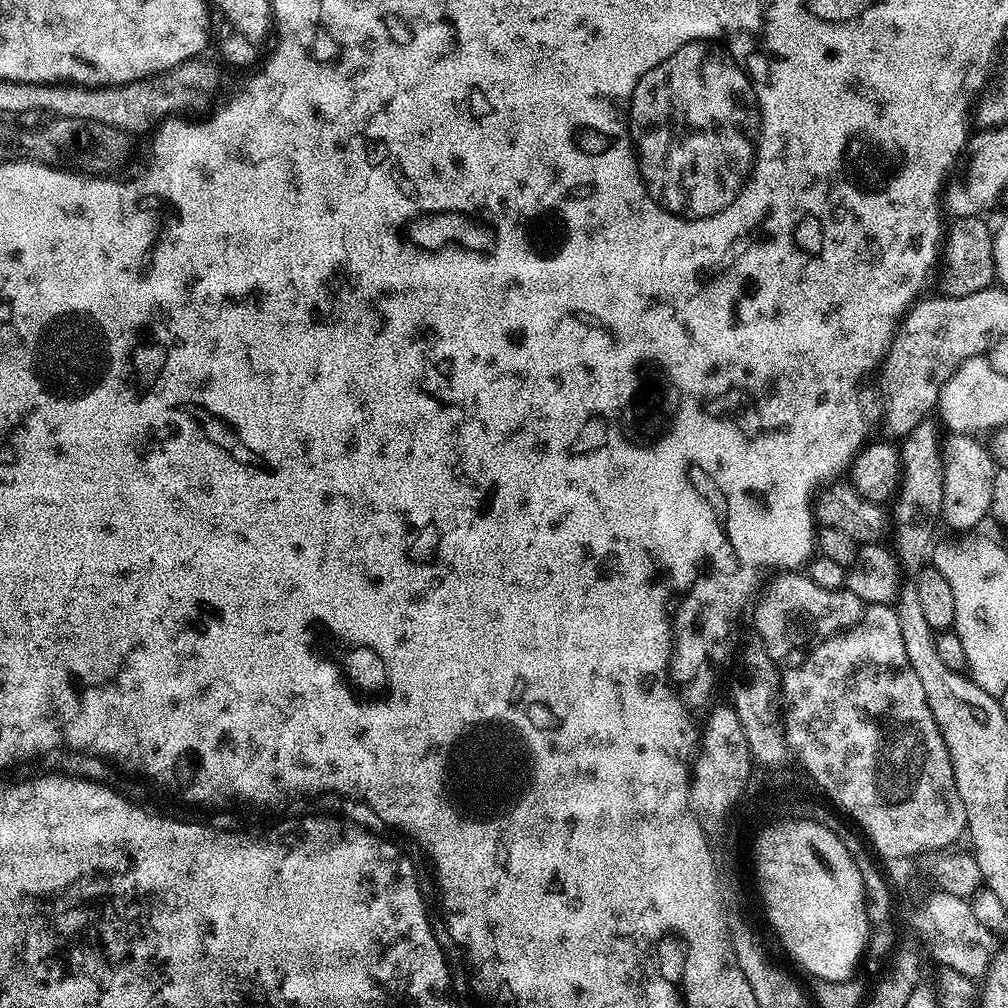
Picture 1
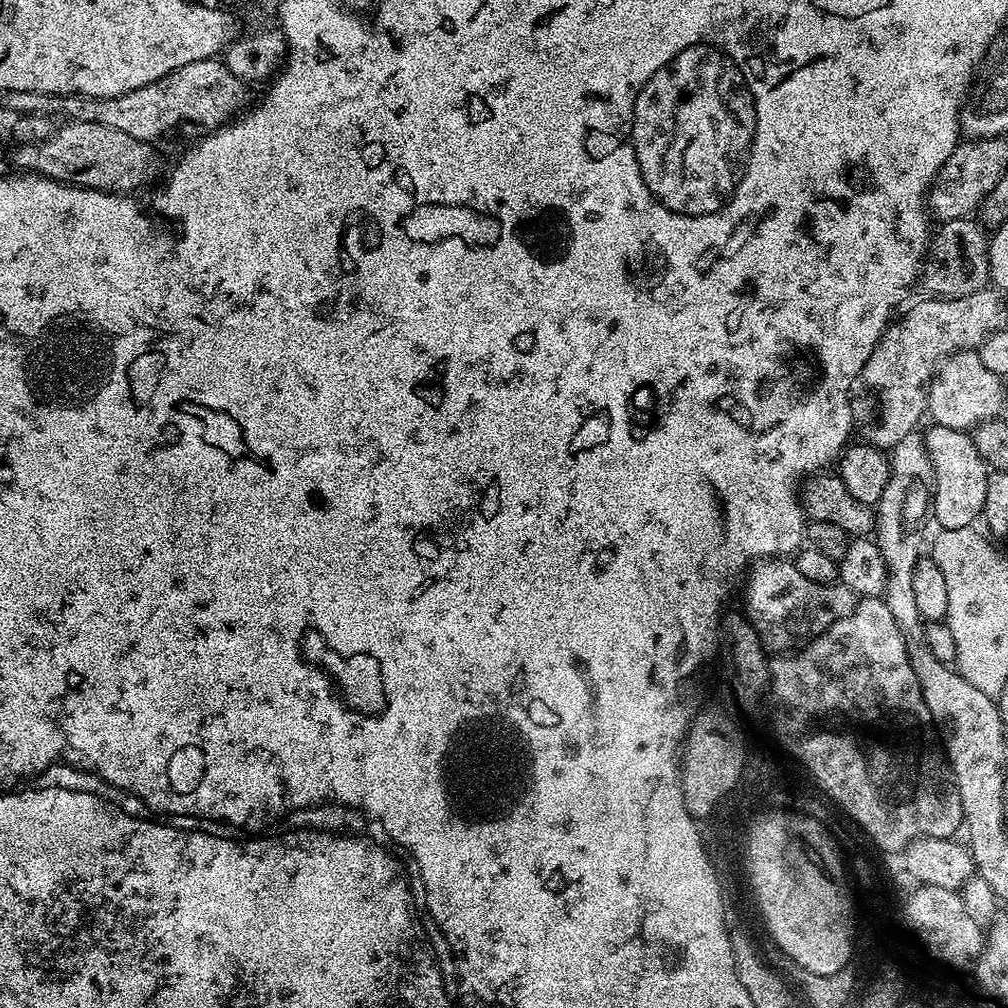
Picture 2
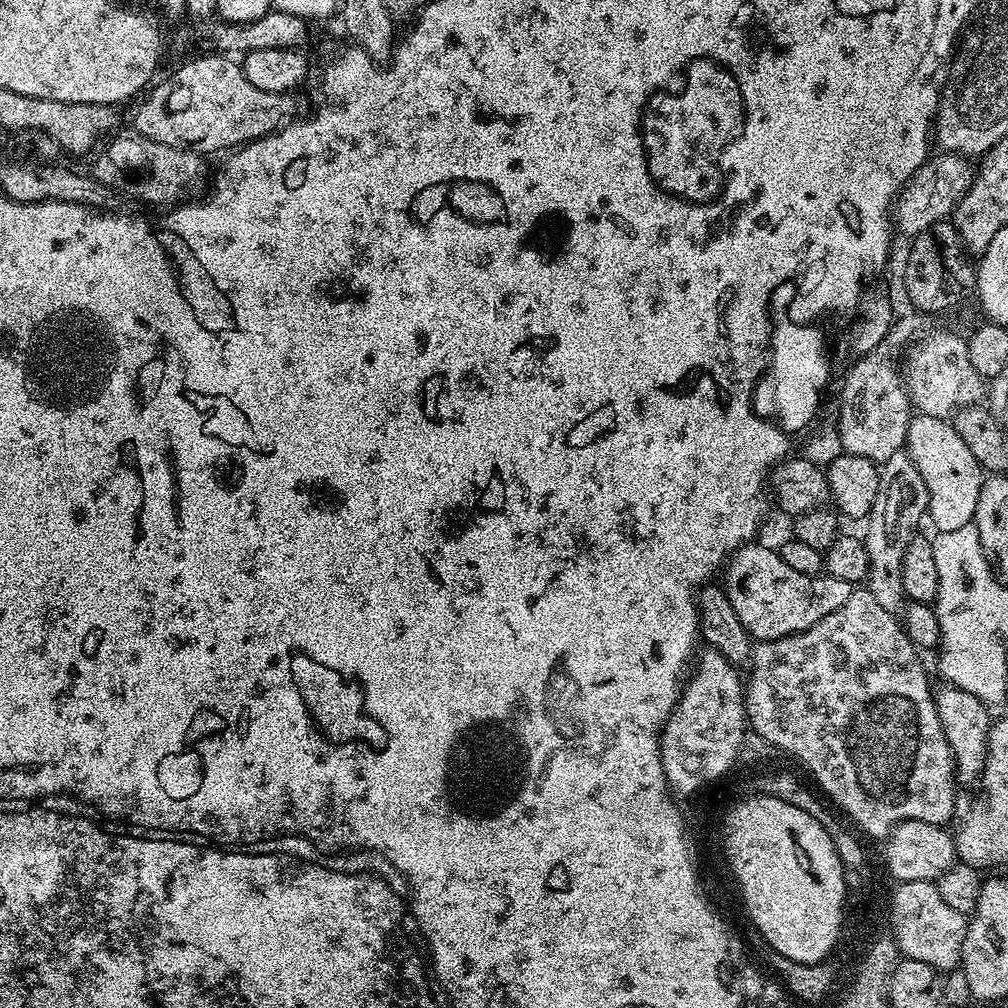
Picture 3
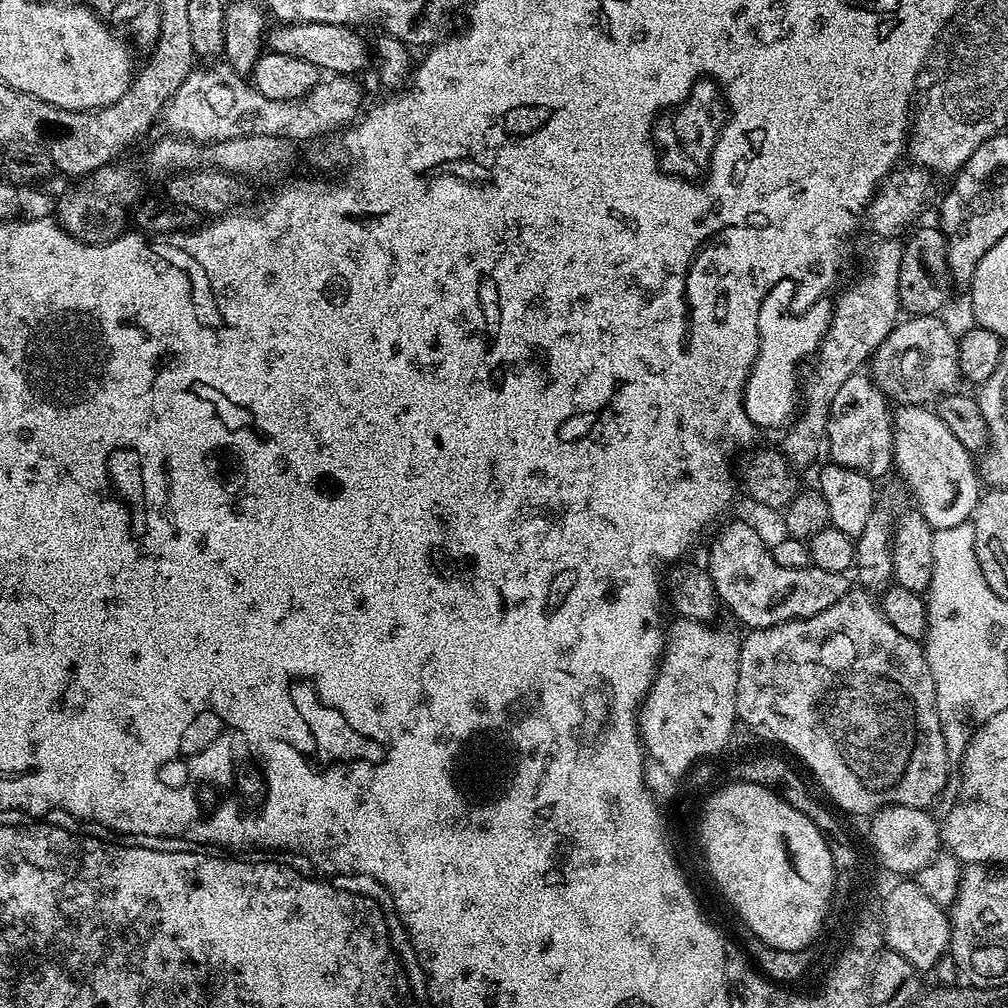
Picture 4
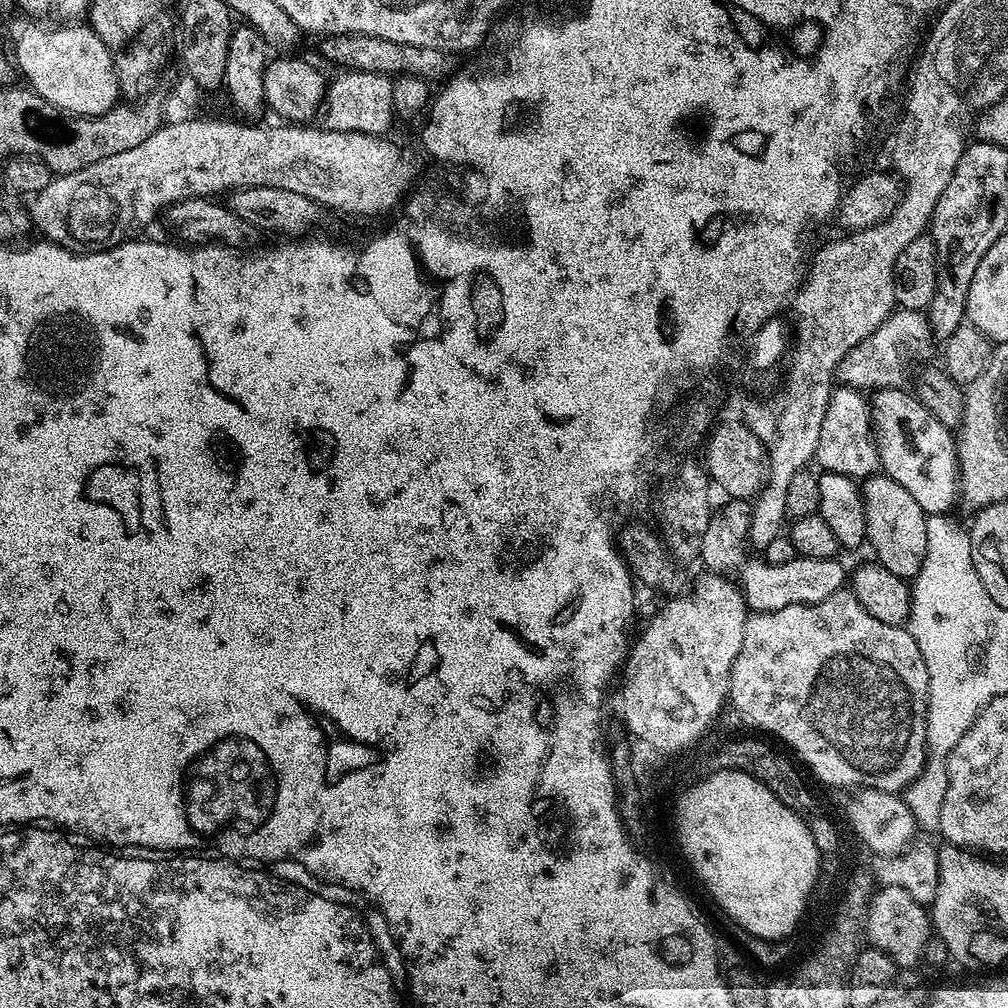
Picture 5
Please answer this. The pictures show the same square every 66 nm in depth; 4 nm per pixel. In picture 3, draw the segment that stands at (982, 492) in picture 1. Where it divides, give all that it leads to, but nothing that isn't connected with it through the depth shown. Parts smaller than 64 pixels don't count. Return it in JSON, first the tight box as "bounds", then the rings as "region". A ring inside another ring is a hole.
{"bounds":[906,415,986,533],"region":[[[913,415],[908,427],[906,441],[908,457],[918,466],[922,482],[926,482],[928,491],[927,519],[932,519],[937,533],[959,530],[962,526],[973,523],[978,506],[978,490],[986,475],[978,458],[970,454],[966,442],[958,430],[942,416]]]}

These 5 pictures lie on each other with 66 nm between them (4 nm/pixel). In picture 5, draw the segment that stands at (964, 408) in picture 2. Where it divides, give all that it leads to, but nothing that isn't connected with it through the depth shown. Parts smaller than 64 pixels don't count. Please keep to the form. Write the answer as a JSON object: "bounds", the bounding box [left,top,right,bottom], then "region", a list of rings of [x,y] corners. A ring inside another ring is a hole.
{"bounds":[836,308,934,390],"region":[[[900,308],[893,311],[888,320],[882,322],[882,326],[878,326],[874,334],[870,334],[870,338],[866,338],[854,350],[850,350],[846,358],[842,358],[836,371],[837,381],[843,387],[857,390],[903,389],[912,372],[912,364],[926,359],[932,344],[934,345],[934,337],[927,315],[909,308]]]}

